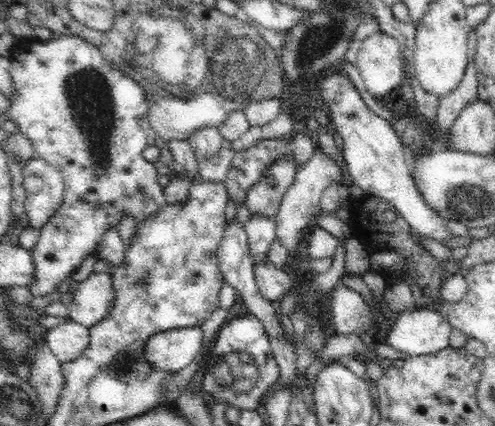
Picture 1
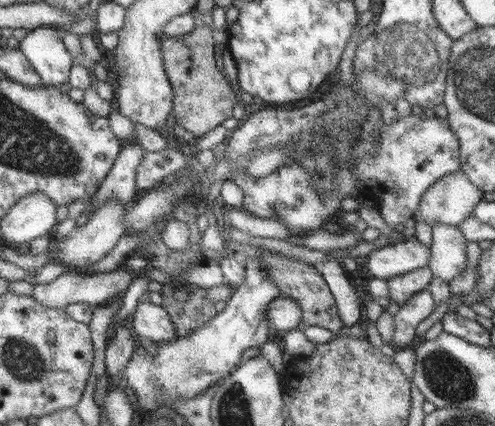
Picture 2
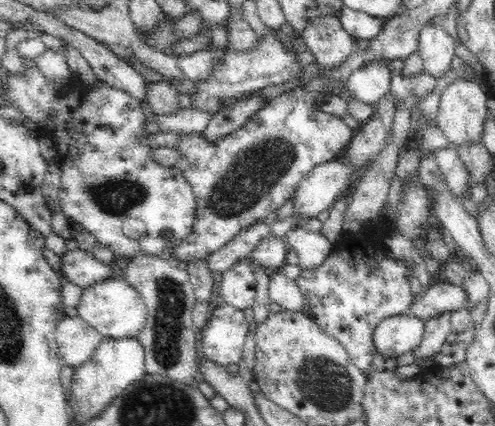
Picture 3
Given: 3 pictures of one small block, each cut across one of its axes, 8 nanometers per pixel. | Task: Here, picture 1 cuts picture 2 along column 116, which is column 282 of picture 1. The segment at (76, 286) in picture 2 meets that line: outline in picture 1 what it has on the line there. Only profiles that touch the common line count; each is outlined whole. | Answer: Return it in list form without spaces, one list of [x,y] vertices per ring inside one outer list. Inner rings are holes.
[[[269,260],[253,262],[255,282],[263,298],[275,303],[279,303],[292,288],[290,276],[282,268],[276,268]]]

